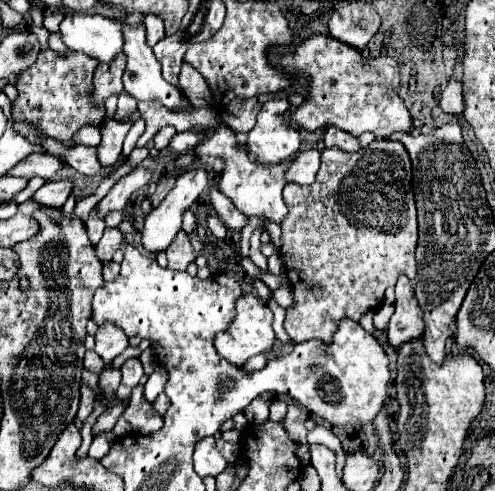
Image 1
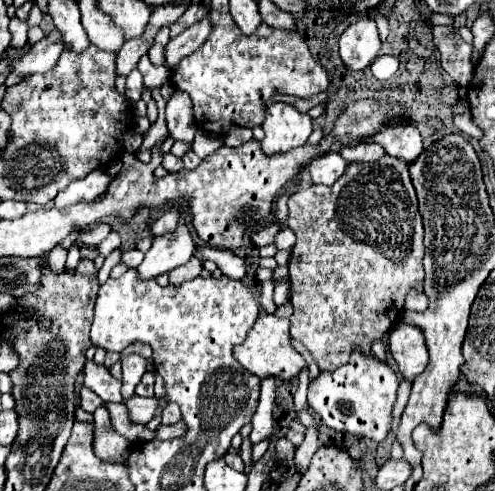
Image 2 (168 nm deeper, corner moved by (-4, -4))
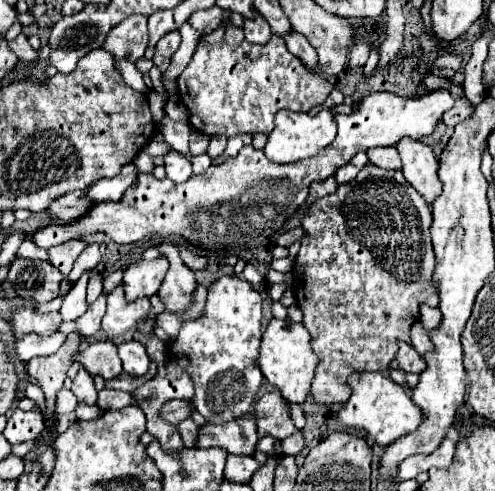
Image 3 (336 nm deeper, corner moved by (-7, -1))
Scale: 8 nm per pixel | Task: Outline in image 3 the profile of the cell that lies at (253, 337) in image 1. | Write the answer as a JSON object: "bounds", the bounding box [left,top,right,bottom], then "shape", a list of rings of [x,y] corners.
{"bounds":[258,318,318,404],"shape":[[[272,318],[262,334],[258,366],[264,374],[264,378],[270,384],[274,384],[288,402],[296,402],[296,404],[304,402],[304,398],[310,390],[310,382],[314,378],[314,370],[318,366],[318,356],[310,348],[308,330],[302,324],[292,322],[288,318],[284,318],[284,320]]]}

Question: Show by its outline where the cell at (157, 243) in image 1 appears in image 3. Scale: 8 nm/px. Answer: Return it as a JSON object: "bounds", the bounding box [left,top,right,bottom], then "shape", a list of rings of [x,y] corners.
{"bounds":[124,256,168,300],"shape":[[[158,256],[154,260],[138,260],[128,266],[124,272],[124,292],[128,300],[136,300],[142,296],[152,296],[158,292],[164,276],[168,272],[166,256]]]}

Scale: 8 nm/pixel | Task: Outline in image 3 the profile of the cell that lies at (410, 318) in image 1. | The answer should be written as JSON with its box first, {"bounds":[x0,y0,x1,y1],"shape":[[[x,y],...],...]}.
{"bounds":[396,342,426,372],"shape":[[[402,342],[398,344],[398,354],[396,354],[396,362],[398,362],[398,368],[402,368],[404,372],[422,372],[426,368],[424,364],[424,358],[416,352],[414,346],[410,346],[408,342]]]}

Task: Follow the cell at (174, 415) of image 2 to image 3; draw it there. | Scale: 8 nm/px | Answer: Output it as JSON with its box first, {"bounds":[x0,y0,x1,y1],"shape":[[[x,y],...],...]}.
{"bounds":[176,418,198,448],"shape":[[[186,418],[180,424],[176,424],[176,428],[178,428],[178,432],[180,432],[182,440],[184,440],[184,446],[192,448],[194,440],[196,440],[196,434],[198,434],[198,424],[192,418]]]}

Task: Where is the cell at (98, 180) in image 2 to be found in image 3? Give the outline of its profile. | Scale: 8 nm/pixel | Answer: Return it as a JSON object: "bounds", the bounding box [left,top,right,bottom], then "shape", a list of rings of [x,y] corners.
{"bounds":[84,164,136,202],"shape":[[[126,164],[122,168],[122,172],[118,172],[114,178],[108,180],[98,180],[96,184],[88,186],[84,190],[84,194],[88,196],[88,200],[92,202],[106,202],[106,200],[120,200],[120,196],[132,186],[136,184],[136,166],[134,164]]]}

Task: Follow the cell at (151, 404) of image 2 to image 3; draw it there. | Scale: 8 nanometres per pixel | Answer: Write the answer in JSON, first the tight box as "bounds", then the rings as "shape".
{"bounds":[160,400,190,424],"shape":[[[170,400],[160,410],[160,418],[166,420],[166,422],[170,422],[170,424],[178,424],[180,420],[184,420],[188,416],[190,416],[190,404],[188,404],[188,400]]]}

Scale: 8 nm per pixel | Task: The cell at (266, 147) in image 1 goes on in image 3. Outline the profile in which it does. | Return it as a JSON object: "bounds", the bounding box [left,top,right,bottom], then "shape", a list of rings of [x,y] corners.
{"bounds":[264,108,336,164],"shape":[[[328,108],[320,110],[316,116],[308,116],[304,112],[280,110],[280,112],[276,112],[276,126],[268,134],[264,152],[272,162],[290,164],[290,162],[304,160],[308,156],[316,156],[316,152],[320,148],[324,148],[324,144],[330,144],[334,140],[334,136],[336,136],[336,124],[334,124],[334,116],[330,114]]]}

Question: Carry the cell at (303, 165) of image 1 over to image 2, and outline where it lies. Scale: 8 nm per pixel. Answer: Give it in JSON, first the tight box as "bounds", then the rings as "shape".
{"bounds":[307,155,349,185],"shape":[[[323,155],[321,159],[315,159],[307,169],[307,173],[311,175],[313,183],[321,183],[321,185],[333,185],[347,169],[349,161],[345,161],[341,155]]]}

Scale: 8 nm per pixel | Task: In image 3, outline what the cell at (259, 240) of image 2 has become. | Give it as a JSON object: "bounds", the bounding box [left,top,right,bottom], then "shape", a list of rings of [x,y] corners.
{"bounds":[276,228,304,246],"shape":[[[292,228],[292,230],[284,232],[284,234],[280,234],[280,236],[276,238],[276,244],[278,244],[278,246],[288,246],[288,244],[300,240],[302,236],[304,236],[304,230],[302,230],[302,228]]]}

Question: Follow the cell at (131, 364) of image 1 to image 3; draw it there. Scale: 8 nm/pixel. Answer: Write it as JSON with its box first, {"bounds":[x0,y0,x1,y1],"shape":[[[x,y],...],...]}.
{"bounds":[118,340,150,376],"shape":[[[126,340],[118,346],[120,360],[124,364],[124,372],[130,376],[144,376],[150,368],[150,358],[146,356],[146,348],[138,340]]]}

